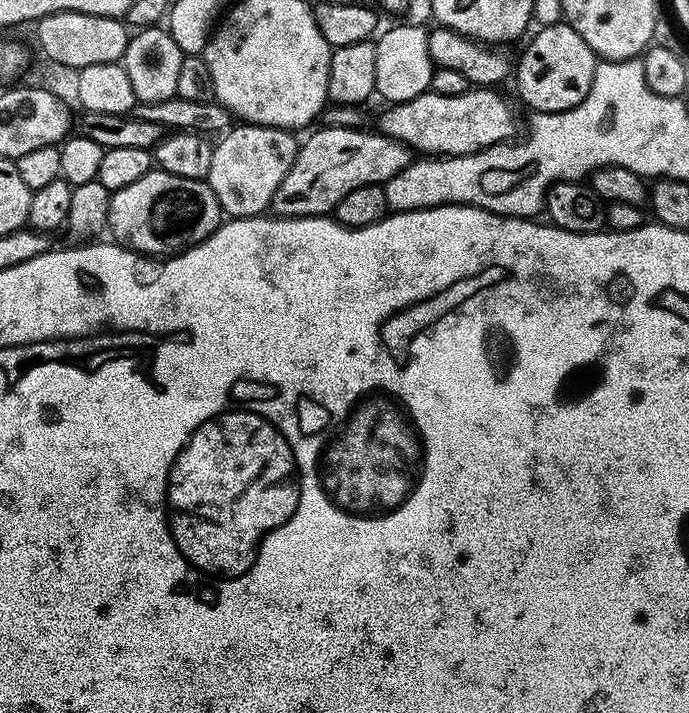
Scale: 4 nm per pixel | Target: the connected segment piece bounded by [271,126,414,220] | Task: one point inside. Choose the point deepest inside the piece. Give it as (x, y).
(333, 161)

